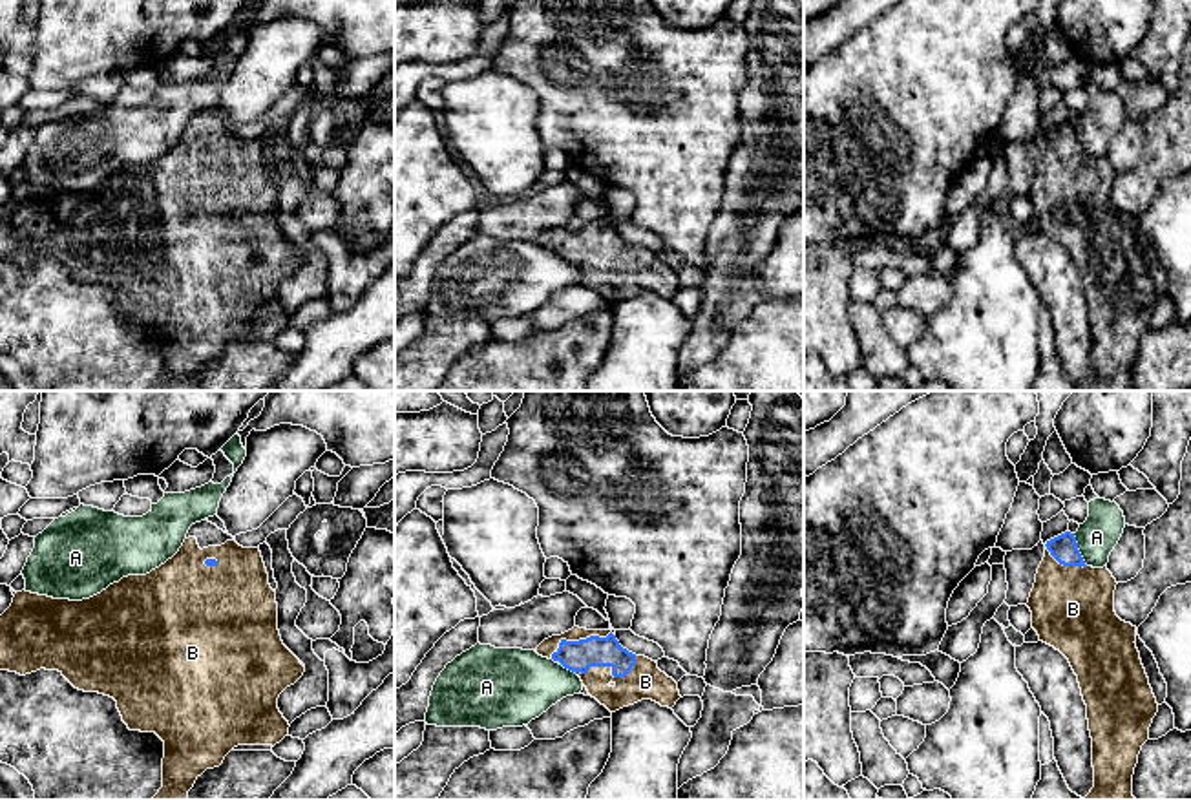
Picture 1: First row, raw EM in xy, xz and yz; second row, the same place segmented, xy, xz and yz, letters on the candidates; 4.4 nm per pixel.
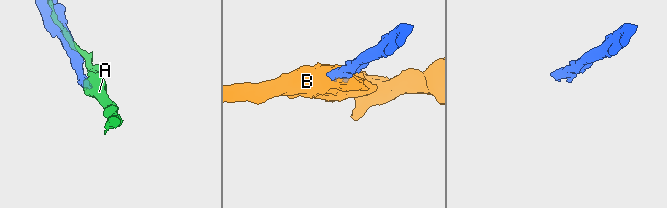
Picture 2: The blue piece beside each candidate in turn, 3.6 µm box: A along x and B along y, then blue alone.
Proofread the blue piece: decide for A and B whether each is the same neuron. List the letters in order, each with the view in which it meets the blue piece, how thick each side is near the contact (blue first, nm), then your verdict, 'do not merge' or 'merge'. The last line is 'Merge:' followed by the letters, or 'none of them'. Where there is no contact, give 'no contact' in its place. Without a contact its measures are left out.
A: yz | 120/180 nm | do not merge
B: xz | 140/160 nm | merge
Merge: B

